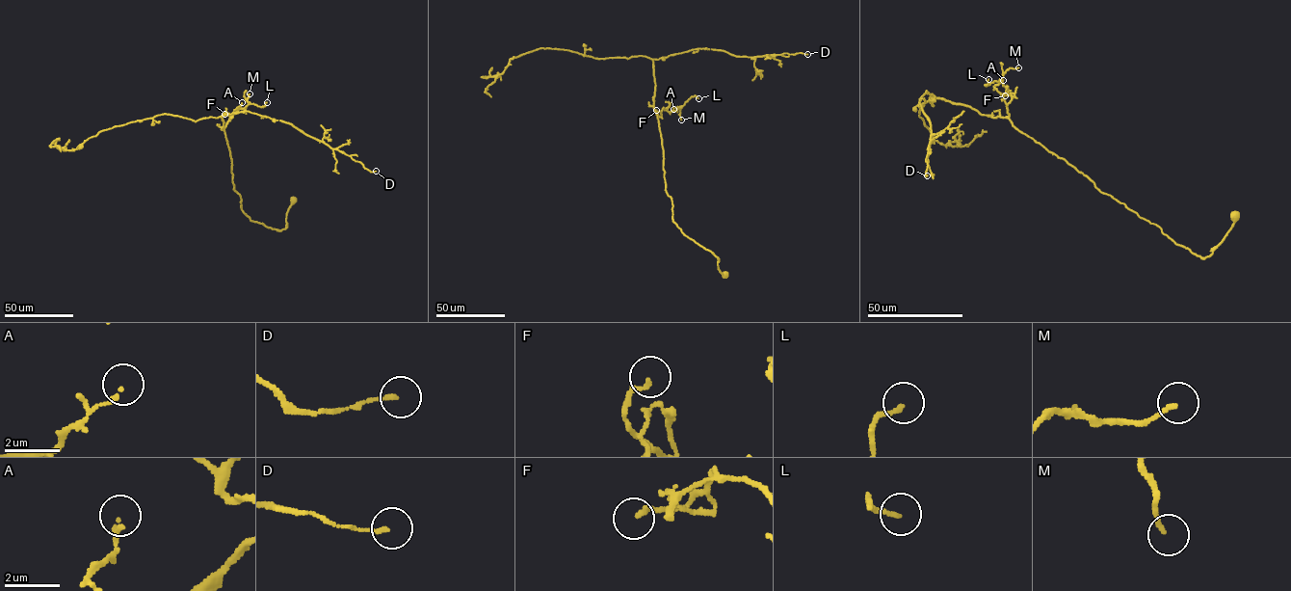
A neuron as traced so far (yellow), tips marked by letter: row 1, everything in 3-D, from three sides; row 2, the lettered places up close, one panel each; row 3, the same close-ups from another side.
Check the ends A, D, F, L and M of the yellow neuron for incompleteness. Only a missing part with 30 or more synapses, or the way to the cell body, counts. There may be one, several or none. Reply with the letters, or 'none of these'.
none of these

